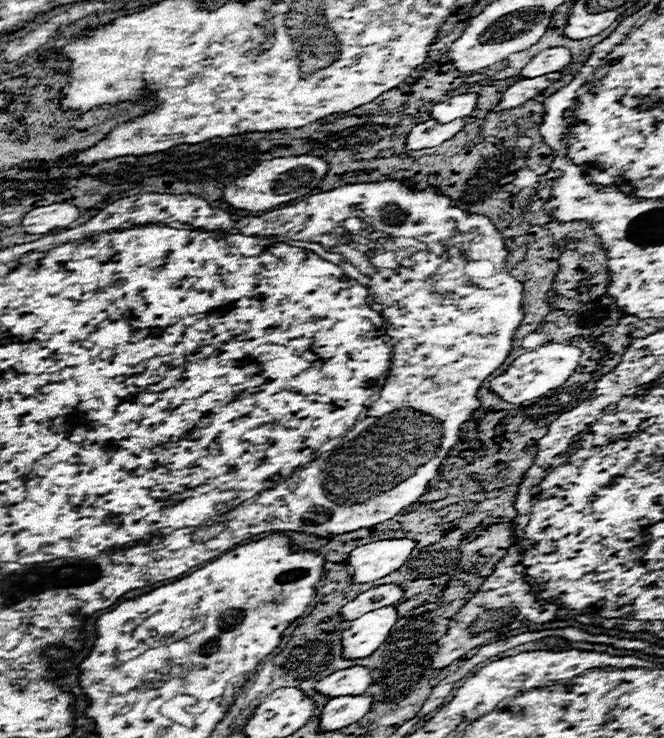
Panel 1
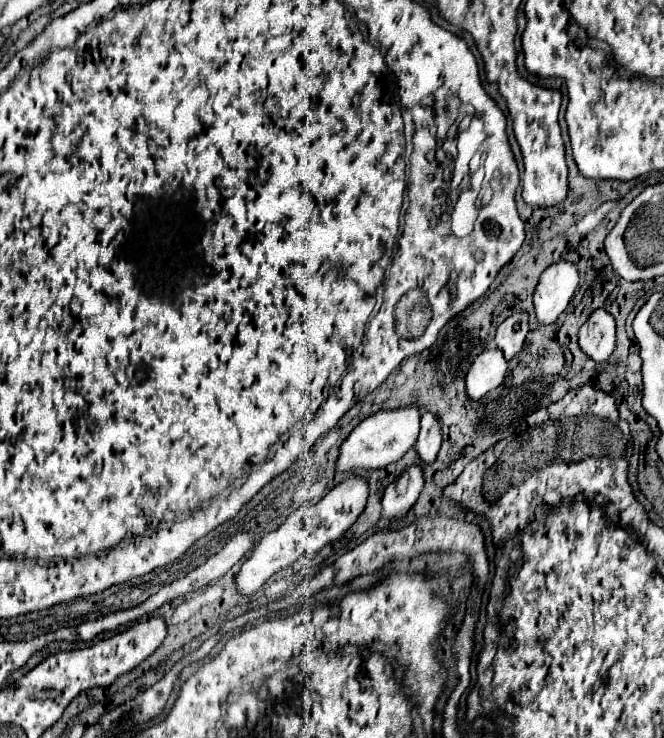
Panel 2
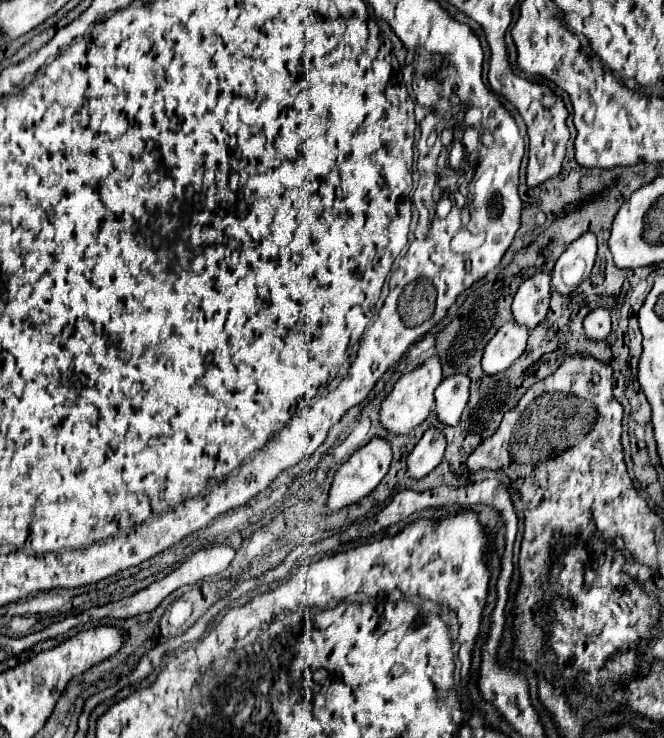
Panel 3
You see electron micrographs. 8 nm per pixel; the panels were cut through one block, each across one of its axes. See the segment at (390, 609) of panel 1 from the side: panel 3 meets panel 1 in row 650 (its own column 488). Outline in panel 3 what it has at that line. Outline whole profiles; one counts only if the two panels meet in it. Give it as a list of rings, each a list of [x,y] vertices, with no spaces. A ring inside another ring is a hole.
[[[514,320],[506,322],[484,348],[484,358],[482,358],[484,372],[494,376],[510,368],[512,362],[526,350],[528,336],[530,336],[528,326],[516,324]]]

